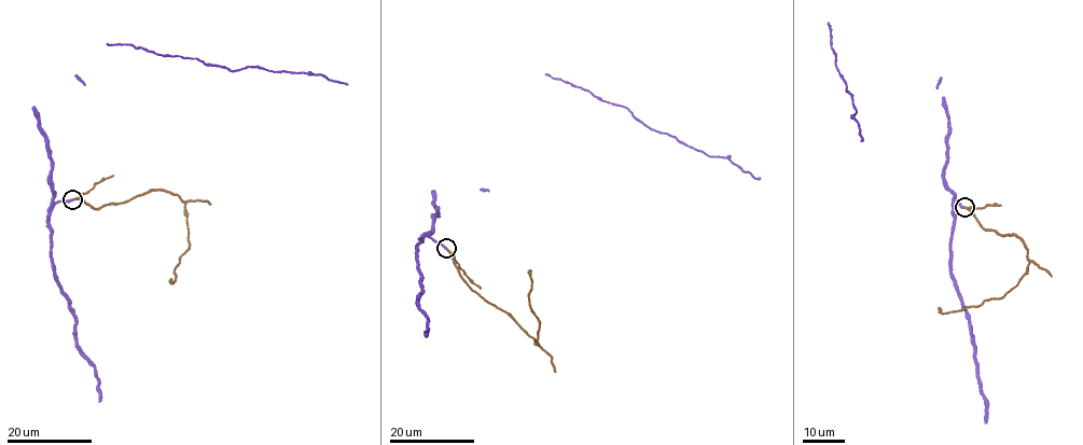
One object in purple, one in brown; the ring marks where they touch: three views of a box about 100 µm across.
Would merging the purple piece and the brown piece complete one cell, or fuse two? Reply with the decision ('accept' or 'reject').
accept

